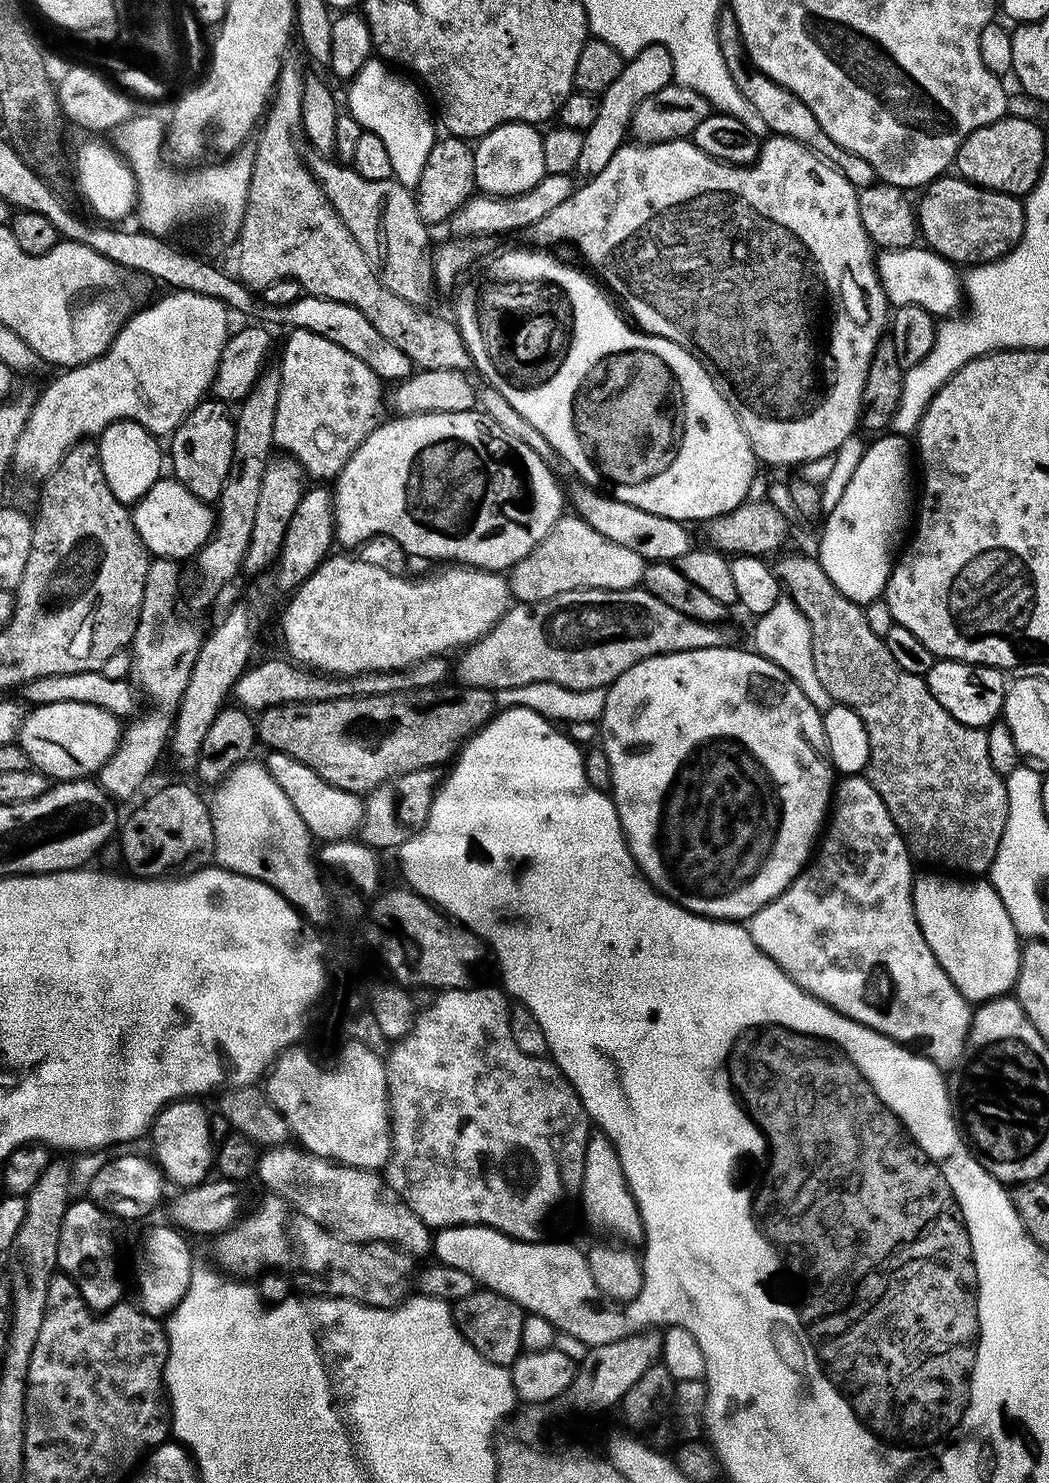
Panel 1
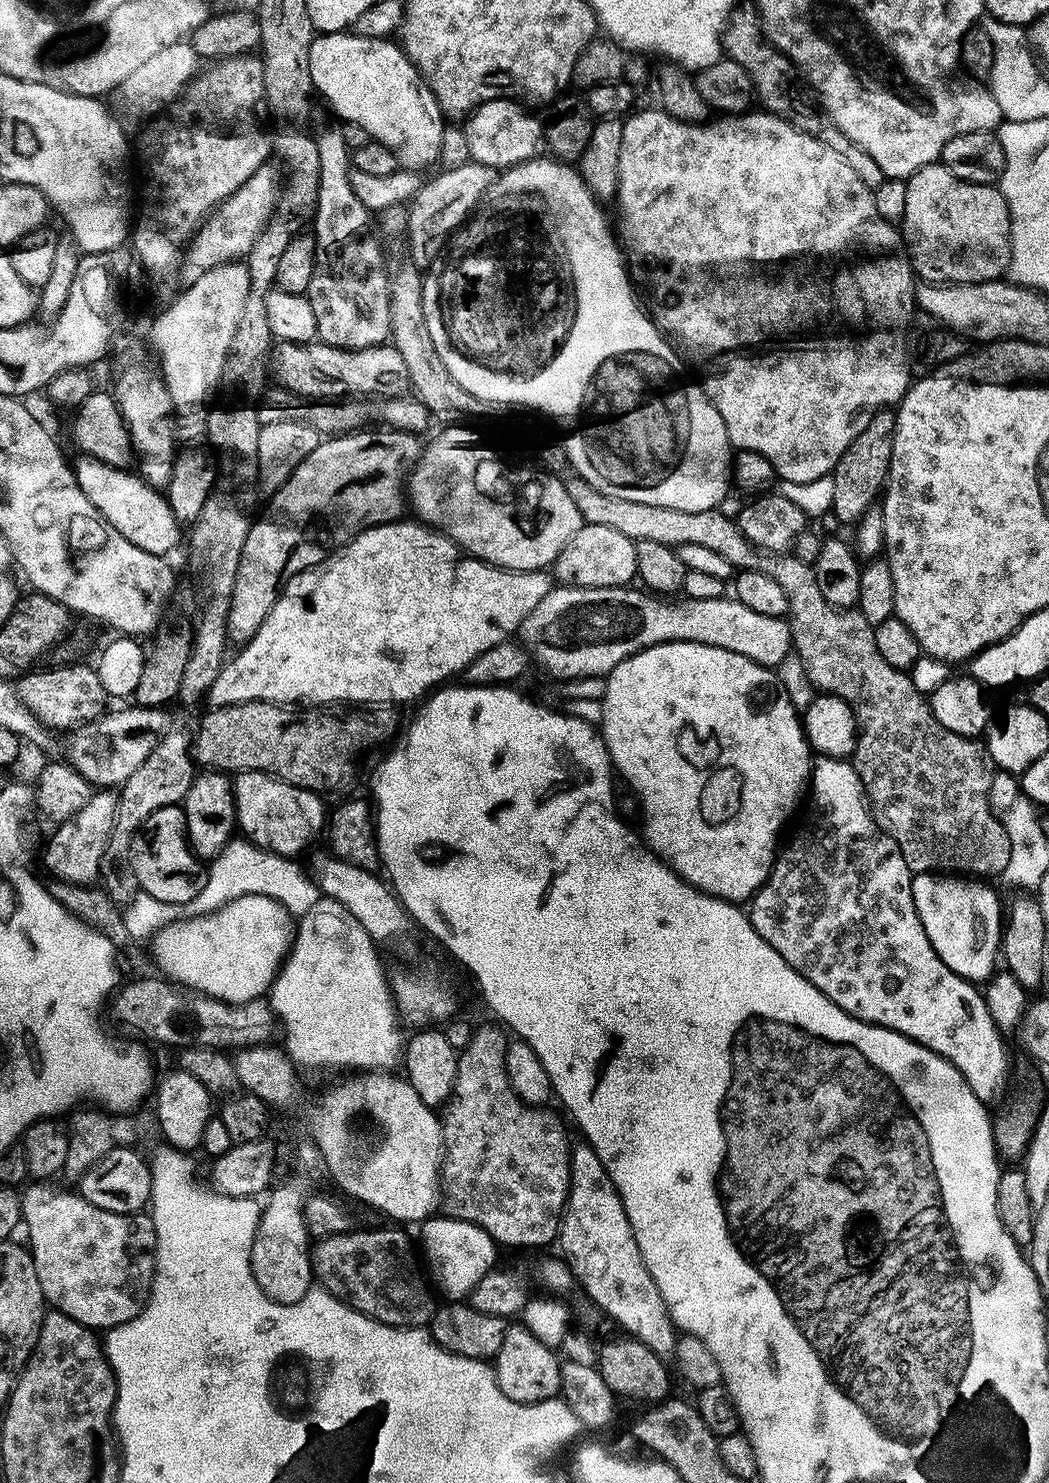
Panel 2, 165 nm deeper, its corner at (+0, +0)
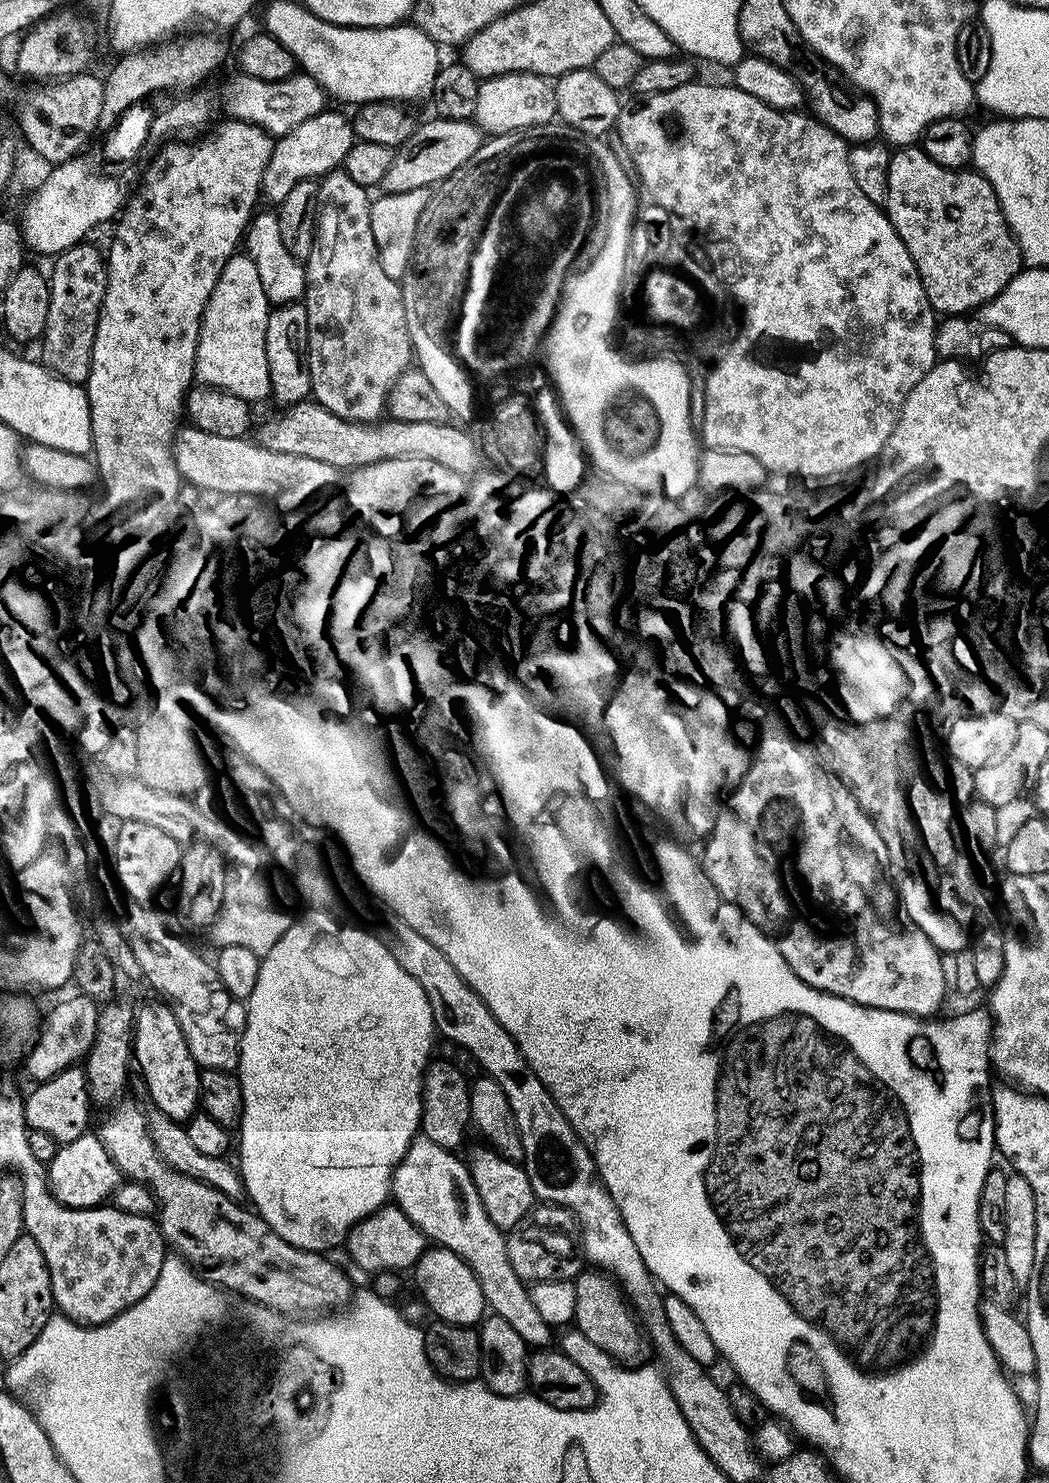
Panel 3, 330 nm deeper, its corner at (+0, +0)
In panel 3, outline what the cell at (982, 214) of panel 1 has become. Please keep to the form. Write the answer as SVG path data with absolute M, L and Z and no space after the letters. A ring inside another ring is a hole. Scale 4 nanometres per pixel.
M904 146L893 152L896 153L888 166L886 164L883 173L887 188L883 203L886 205L888 220L908 247L908 253L916 261L916 267L924 275L925 290L929 294L936 295L937 292L940 296L948 296L956 288L957 302L972 310L979 309L981 304L989 304L1021 272L1022 257L1020 247L1004 223L988 181L975 170L943 168L916 146Z

